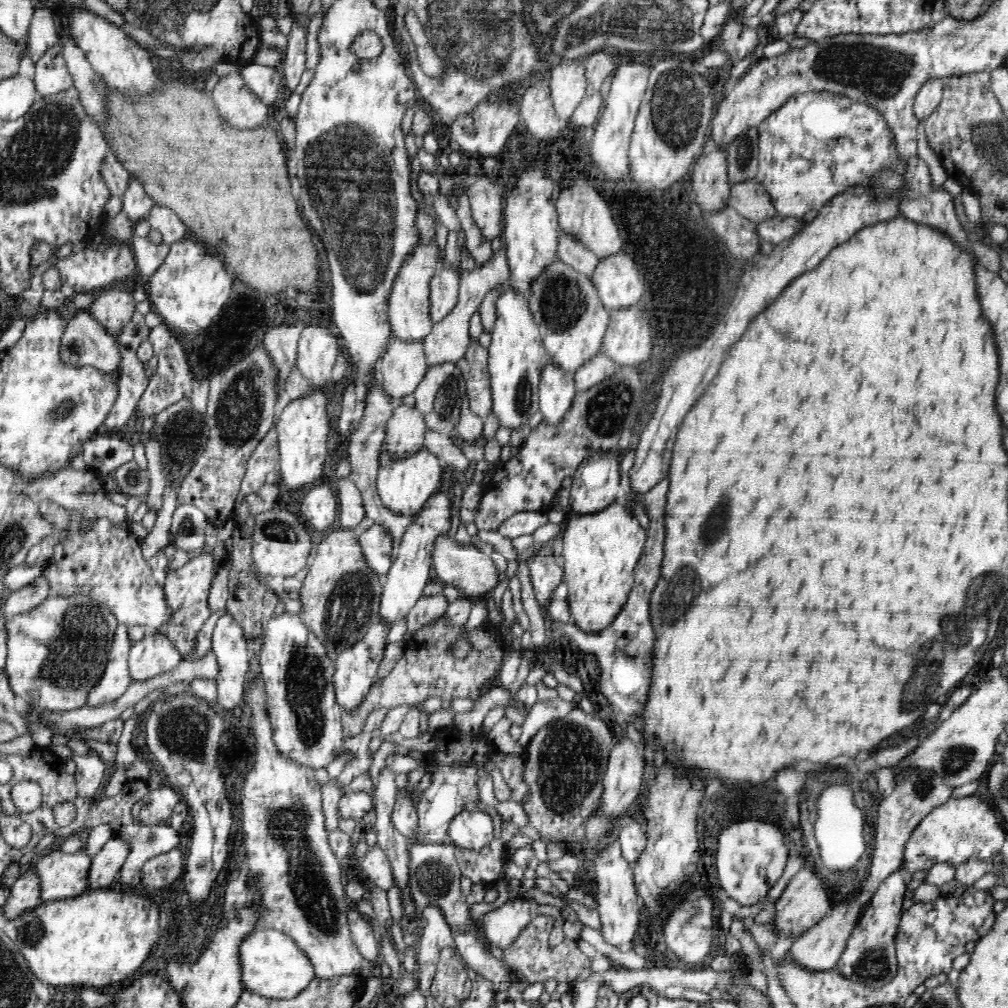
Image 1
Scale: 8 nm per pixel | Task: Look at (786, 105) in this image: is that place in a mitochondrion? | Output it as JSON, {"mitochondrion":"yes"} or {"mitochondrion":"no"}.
{"mitochondrion":"no"}

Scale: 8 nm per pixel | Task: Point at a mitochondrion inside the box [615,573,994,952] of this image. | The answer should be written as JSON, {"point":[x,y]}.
{"point":[956,759]}

